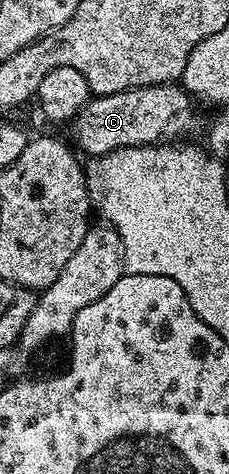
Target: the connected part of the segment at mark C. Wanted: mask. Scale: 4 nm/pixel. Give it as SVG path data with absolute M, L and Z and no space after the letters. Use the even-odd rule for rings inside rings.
M175 82L130 88L108 96L95 96L70 120L70 143L84 157L87 155L87 158L94 158L118 148L146 148L164 142L175 142L180 139L178 136L187 136L194 130L195 107L197 104L191 93Z

